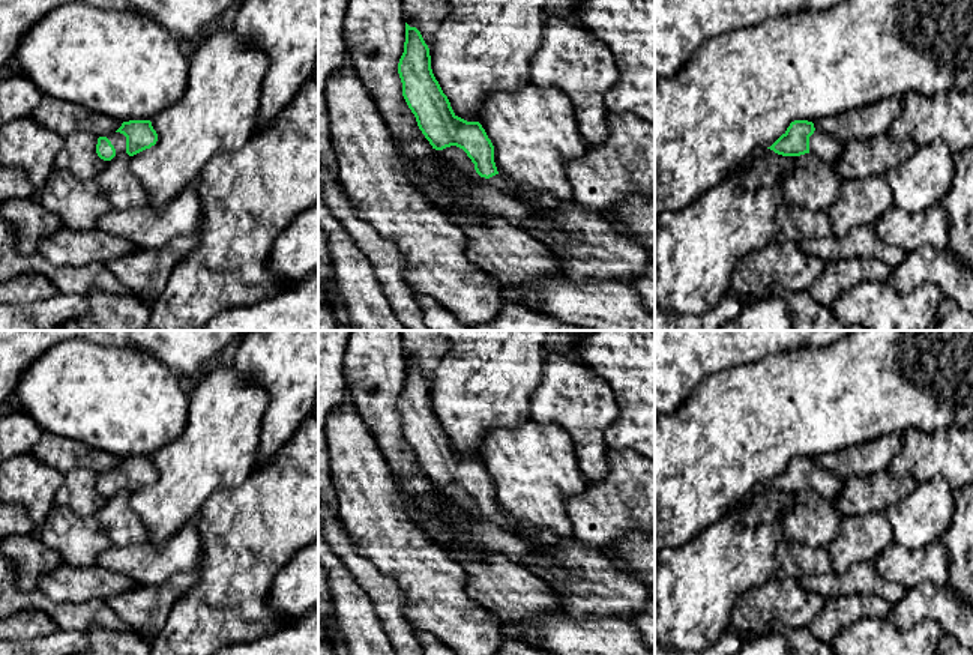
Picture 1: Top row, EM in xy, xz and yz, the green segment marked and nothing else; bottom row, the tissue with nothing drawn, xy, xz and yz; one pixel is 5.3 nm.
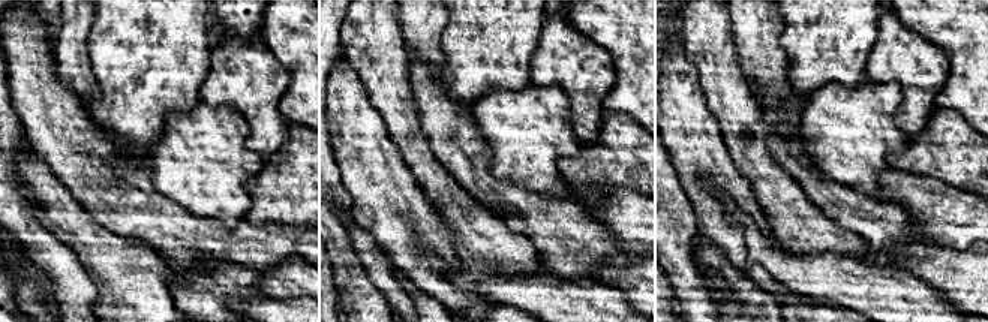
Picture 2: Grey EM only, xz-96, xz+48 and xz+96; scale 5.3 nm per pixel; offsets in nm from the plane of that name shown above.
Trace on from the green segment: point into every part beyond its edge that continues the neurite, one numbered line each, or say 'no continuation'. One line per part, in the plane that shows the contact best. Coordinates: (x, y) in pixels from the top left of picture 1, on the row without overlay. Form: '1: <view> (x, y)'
1: xz (587, 586)

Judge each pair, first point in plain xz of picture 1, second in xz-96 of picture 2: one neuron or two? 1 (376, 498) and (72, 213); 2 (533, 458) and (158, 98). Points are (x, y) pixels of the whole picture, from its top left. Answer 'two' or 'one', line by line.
1: one
2: two

